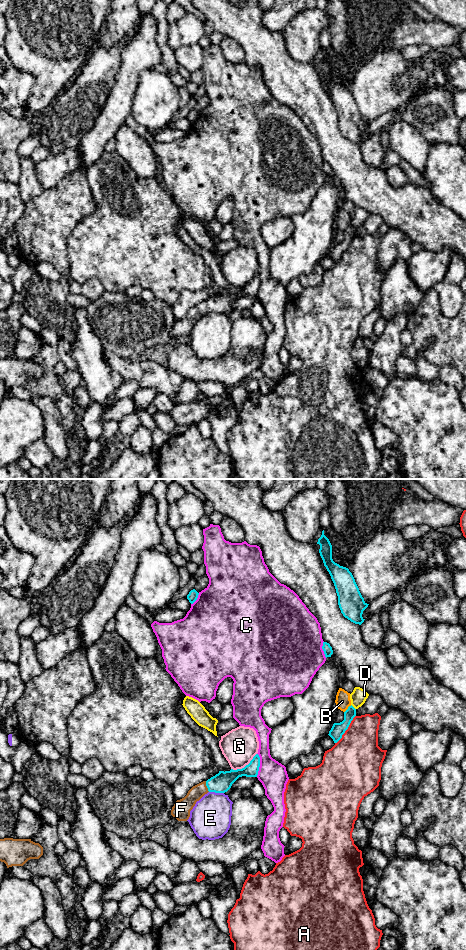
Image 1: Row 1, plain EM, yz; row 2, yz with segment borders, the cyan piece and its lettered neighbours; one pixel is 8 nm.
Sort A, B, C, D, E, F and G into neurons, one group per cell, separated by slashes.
A / B / C / D / E / F / G

